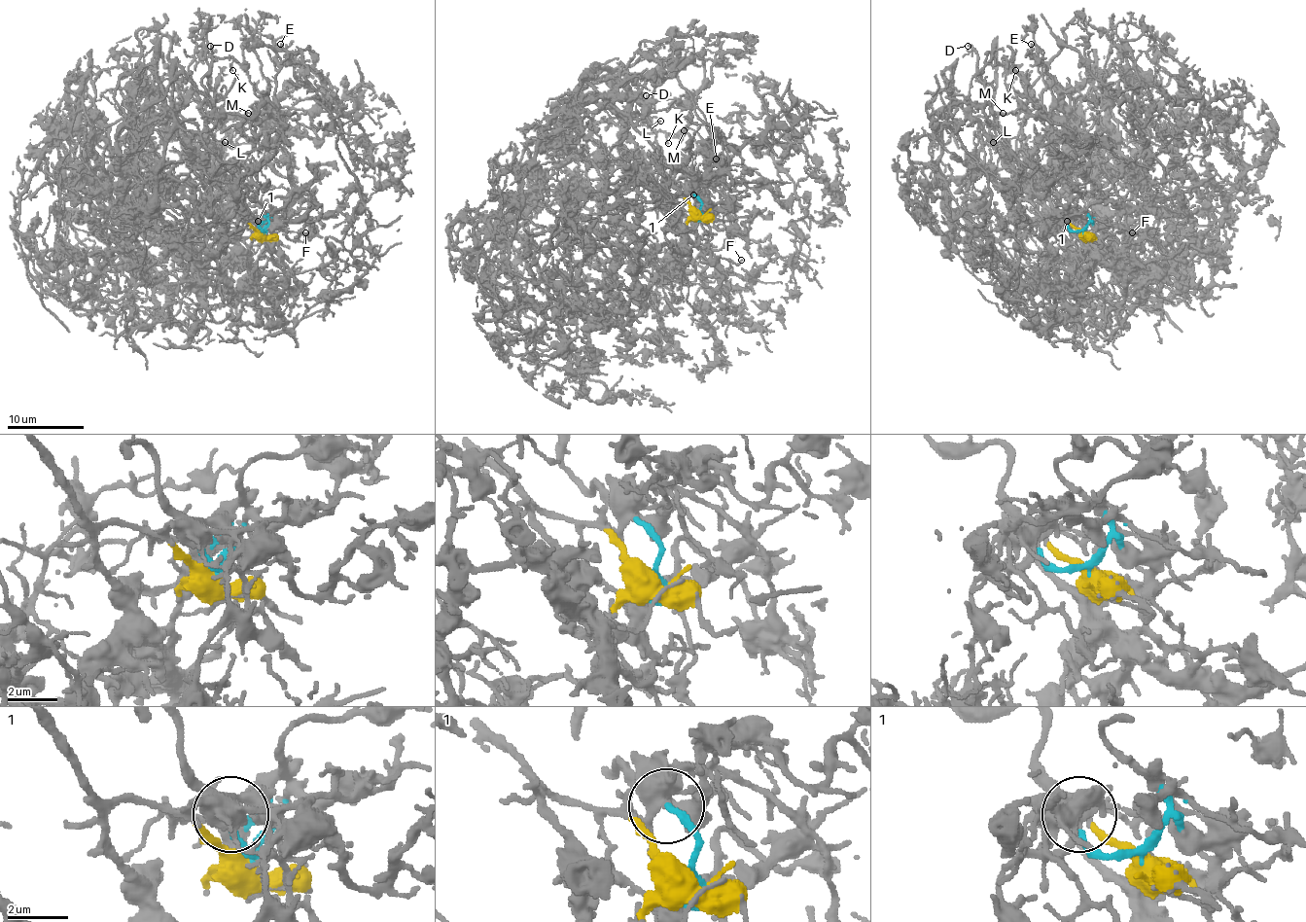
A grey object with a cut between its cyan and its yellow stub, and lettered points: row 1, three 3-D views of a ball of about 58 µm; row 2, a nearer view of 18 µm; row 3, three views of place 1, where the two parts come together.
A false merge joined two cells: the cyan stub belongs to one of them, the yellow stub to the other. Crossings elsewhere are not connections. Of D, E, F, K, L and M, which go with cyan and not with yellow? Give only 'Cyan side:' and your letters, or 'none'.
Cyan side: D, E, F, K, L, M

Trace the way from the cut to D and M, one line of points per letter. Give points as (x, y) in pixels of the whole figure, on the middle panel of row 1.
D: (699, 210), (701, 200), (671, 177), (669, 163), (650, 125), (642, 125), (650, 118), (644, 112), (646, 94)
M: (699, 210), (707, 200), (723, 210), (732, 204), (705, 158), (707, 145), (684, 131)

